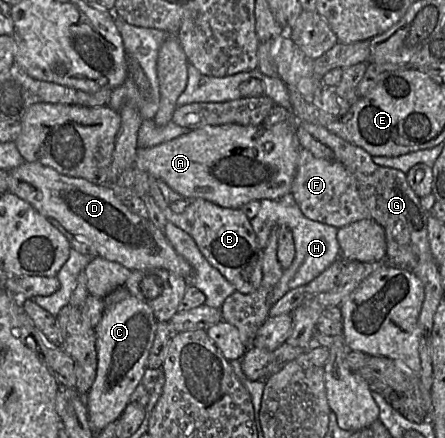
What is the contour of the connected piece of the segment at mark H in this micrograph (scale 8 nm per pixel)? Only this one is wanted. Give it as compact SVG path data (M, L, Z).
M290 198L260 200L259 210L255 217L250 219L250 222L260 249L266 247L271 229L274 226L286 226L293 234L295 256L290 266L283 270L280 279L270 293L270 306L289 290L307 285L333 262L341 259L340 246L337 241L338 228L307 218Z

